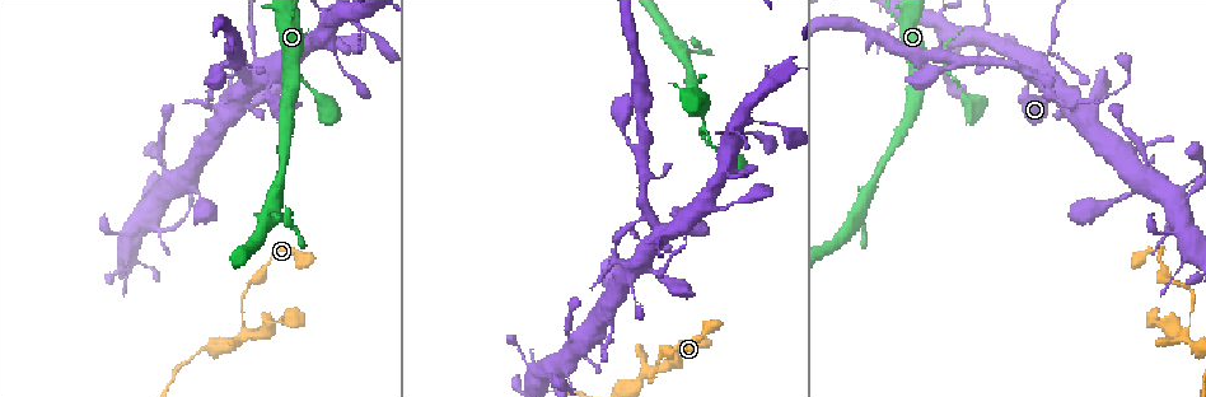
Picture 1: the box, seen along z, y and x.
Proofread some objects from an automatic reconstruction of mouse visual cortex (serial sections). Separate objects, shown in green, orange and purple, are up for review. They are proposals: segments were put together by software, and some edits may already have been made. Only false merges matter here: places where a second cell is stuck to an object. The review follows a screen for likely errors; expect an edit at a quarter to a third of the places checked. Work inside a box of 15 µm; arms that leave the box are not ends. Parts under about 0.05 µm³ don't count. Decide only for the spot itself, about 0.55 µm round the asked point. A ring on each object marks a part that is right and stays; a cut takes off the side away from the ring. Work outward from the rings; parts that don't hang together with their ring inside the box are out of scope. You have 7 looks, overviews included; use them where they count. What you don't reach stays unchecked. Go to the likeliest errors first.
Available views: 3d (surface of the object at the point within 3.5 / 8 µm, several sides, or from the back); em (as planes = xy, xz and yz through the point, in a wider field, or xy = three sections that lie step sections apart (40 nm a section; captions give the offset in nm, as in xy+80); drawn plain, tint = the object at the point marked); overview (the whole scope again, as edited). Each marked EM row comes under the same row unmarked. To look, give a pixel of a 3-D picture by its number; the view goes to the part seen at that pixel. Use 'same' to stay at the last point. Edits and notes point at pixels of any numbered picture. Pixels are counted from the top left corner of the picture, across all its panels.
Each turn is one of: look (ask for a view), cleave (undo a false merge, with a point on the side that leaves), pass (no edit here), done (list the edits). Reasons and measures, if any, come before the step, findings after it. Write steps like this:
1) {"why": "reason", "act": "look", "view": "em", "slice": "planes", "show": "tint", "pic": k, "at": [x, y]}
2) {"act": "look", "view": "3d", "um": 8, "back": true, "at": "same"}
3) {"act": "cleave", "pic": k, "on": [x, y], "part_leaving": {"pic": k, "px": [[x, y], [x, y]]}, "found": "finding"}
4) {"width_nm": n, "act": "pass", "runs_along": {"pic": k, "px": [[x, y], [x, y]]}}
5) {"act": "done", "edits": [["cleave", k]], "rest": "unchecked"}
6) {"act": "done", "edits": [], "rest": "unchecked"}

{"why": "abrupt turn", "act": "look", "view": "3d", "um": 3.5, "pic": 1, "at": [292, 225]}

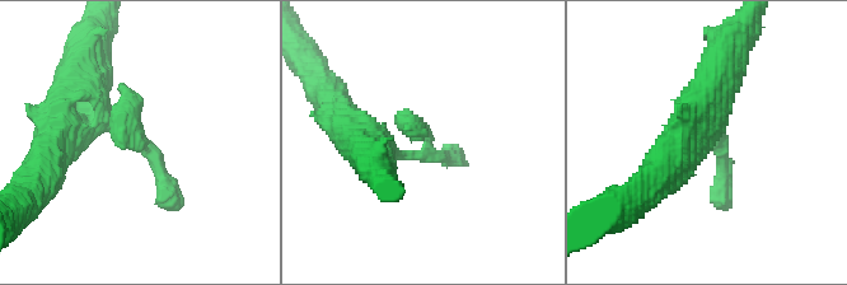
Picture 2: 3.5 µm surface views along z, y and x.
{"why": "shape alone is not enough", "act": "look", "view": "em", "slice": "xy", "step": 5, "show": "tint", "pic": 2, "at": [715, 148]}

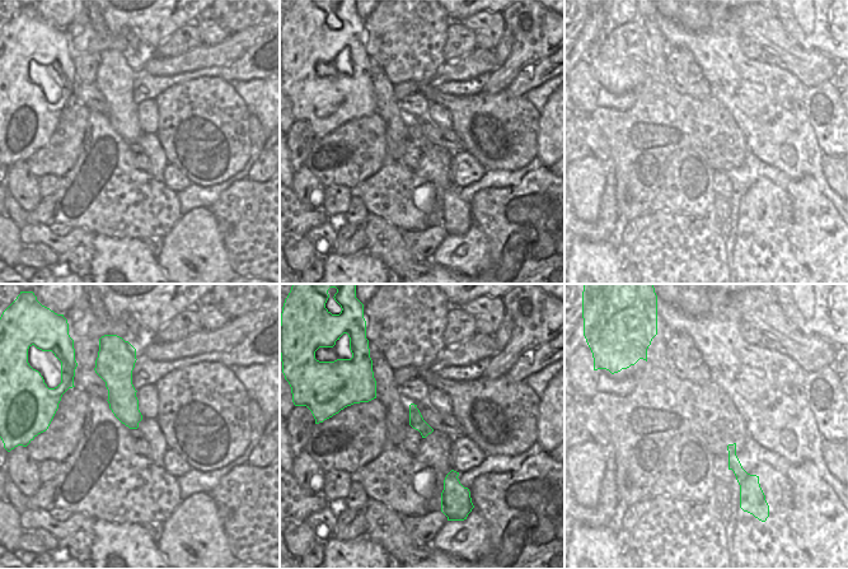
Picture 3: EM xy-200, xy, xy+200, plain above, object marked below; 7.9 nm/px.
{"act": "pass", "runs_along": {"pic": 2, "px": [[370, 158], [429, 149], [402, 129]]}, "found": "continuous, no second cell"}

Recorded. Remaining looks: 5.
{"act": "look", "view": "em", "slice": "planes", "show": "tint", "pic": 1, "at": [702, 123]}

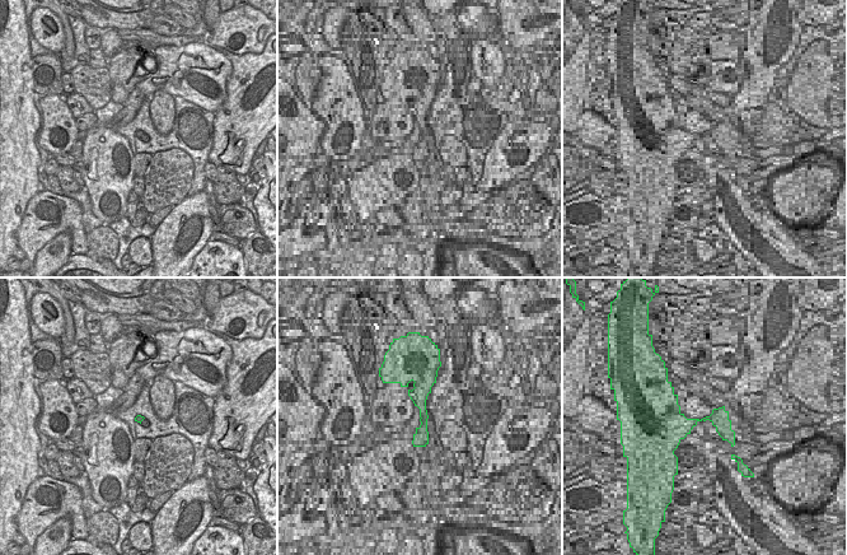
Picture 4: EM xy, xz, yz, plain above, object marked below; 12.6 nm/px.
{"why": "see where the arms go", "act": "look", "view": "3d", "um": 3.5, "at": "same"}

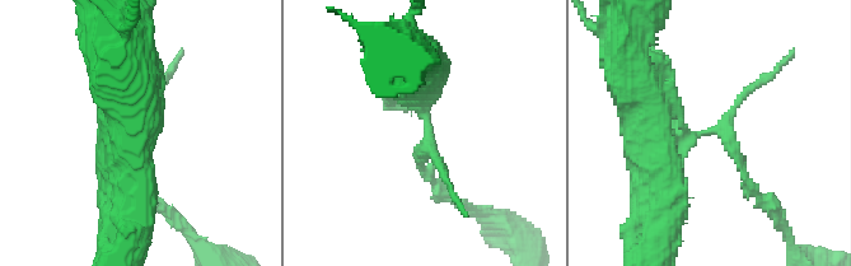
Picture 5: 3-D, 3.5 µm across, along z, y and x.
{"width_nm": 90, "act": "cleave", "pic": 5, "on": [738, 158], "part_leaving": {"pic": 5, "px": [[426, 125], [419, 167], [450, 196]]}, "found": "a second cell is stuck on"}

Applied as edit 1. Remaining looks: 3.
{"why": "redraw", "act": "look", "view": "overview"}

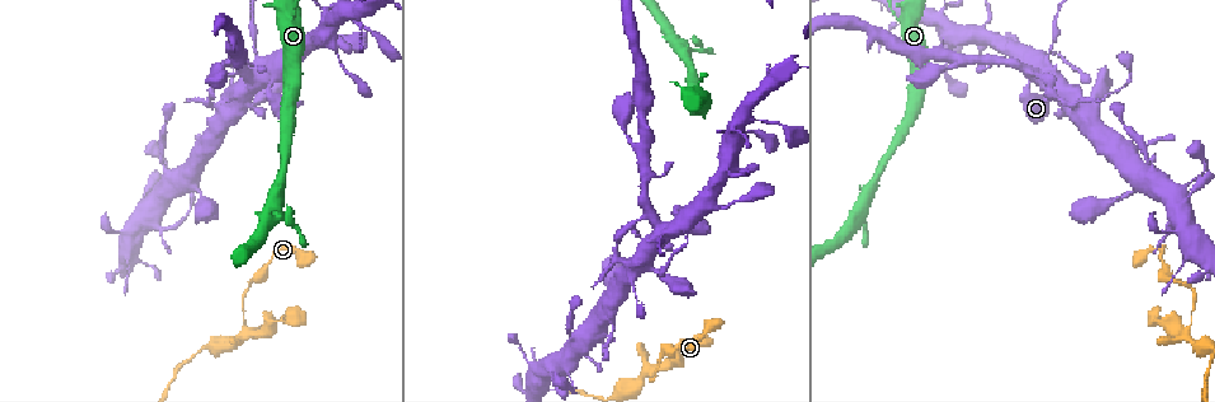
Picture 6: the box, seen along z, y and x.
{"why": "sudden change in width", "act": "look", "view": "3d", "um": 3.5, "pic": 6, "at": [269, 69]}

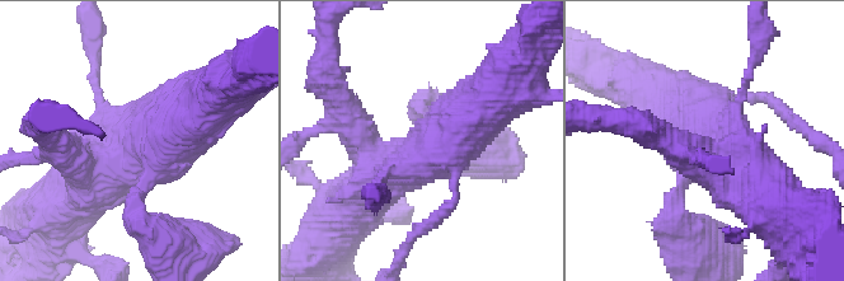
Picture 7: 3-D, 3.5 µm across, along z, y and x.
{"act": "look", "view": "em", "slice": "xy", "step": 3, "show": "tint", "pic": 7, "at": [138, 154]}

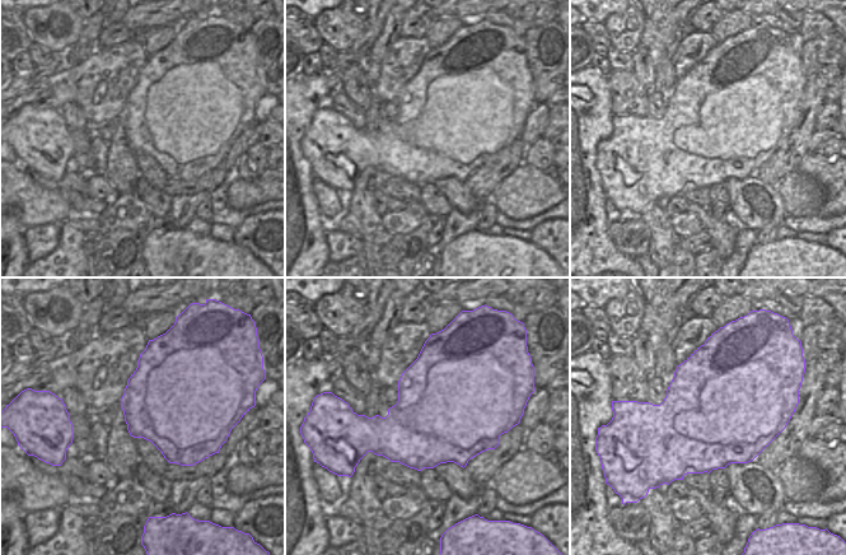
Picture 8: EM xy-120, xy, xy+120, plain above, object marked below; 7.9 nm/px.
{"act": "pass", "runs_along": {"pic": 7, "px": [[422, 113], [445, 139], [379, 182]]}, "found": "one cell here"}

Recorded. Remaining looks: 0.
{"act": "done", "edits": [["cleave", 5]], "rest": "unchecked"}

